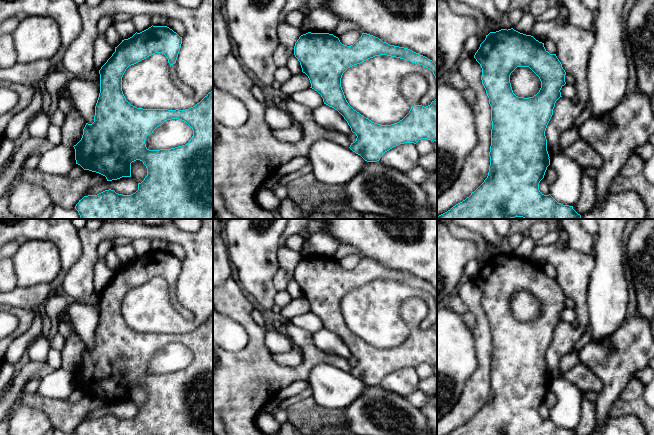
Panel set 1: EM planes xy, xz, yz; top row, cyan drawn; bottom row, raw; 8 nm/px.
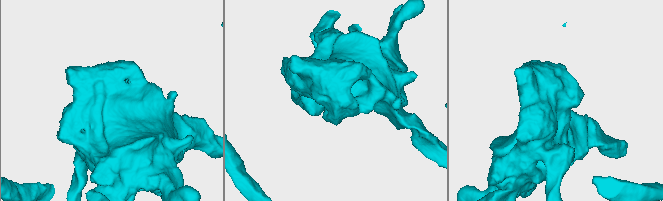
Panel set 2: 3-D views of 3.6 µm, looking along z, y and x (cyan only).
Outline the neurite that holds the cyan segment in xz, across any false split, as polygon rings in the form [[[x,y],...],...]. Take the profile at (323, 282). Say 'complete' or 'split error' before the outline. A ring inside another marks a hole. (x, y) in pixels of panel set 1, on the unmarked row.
complete; [[[311,256],[299,261],[294,270],[294,279],[300,286],[302,296],[310,304],[310,312],[321,319],[324,328],[337,334],[347,345],[351,355],[356,358],[356,365],[351,367],[349,372],[365,385],[377,386],[385,376],[400,368],[416,368],[421,363],[428,363],[433,366],[437,364],[437,322],[426,331],[422,329],[412,330],[409,337],[397,347],[380,349],[354,334],[347,326],[341,311],[342,299],[348,292],[380,279],[396,281],[422,289],[433,296],[437,305],[437,289],[427,281],[408,272],[390,269],[367,257],[362,257],[353,269],[347,270],[342,268],[339,262],[333,258]]]

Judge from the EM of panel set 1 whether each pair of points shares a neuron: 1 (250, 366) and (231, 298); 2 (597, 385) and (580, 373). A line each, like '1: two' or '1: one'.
1: one
2: one

